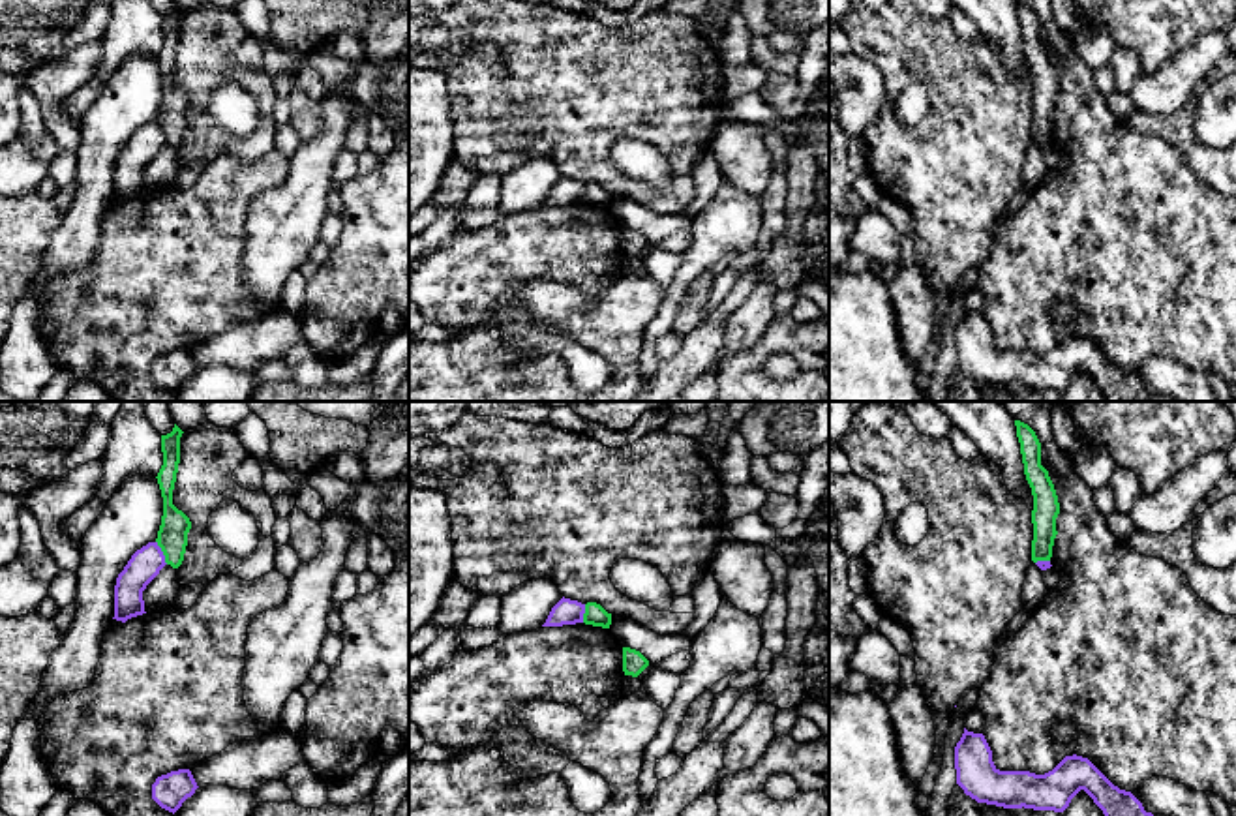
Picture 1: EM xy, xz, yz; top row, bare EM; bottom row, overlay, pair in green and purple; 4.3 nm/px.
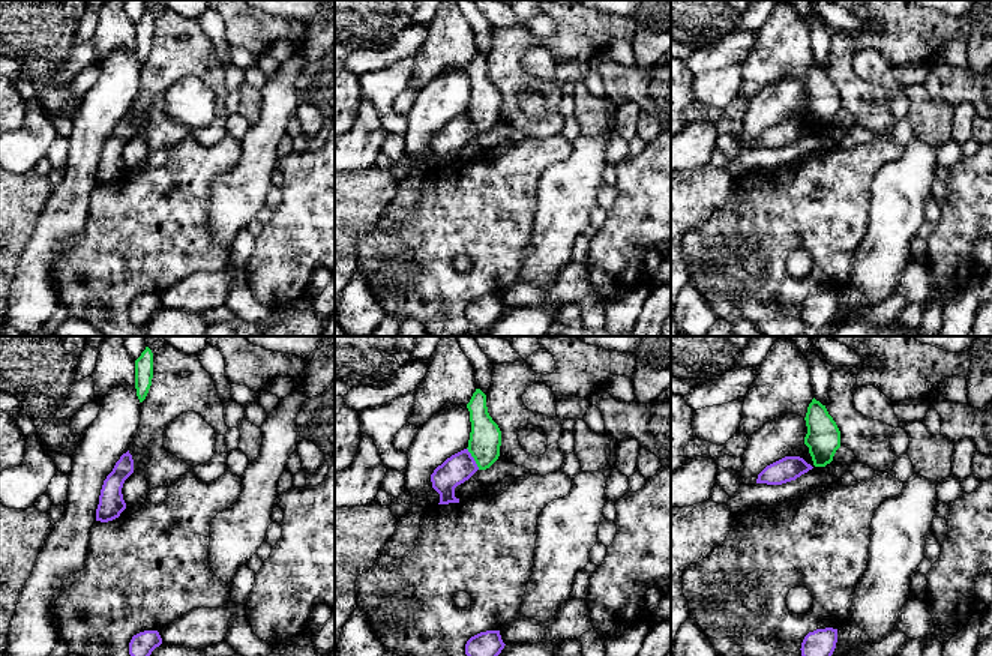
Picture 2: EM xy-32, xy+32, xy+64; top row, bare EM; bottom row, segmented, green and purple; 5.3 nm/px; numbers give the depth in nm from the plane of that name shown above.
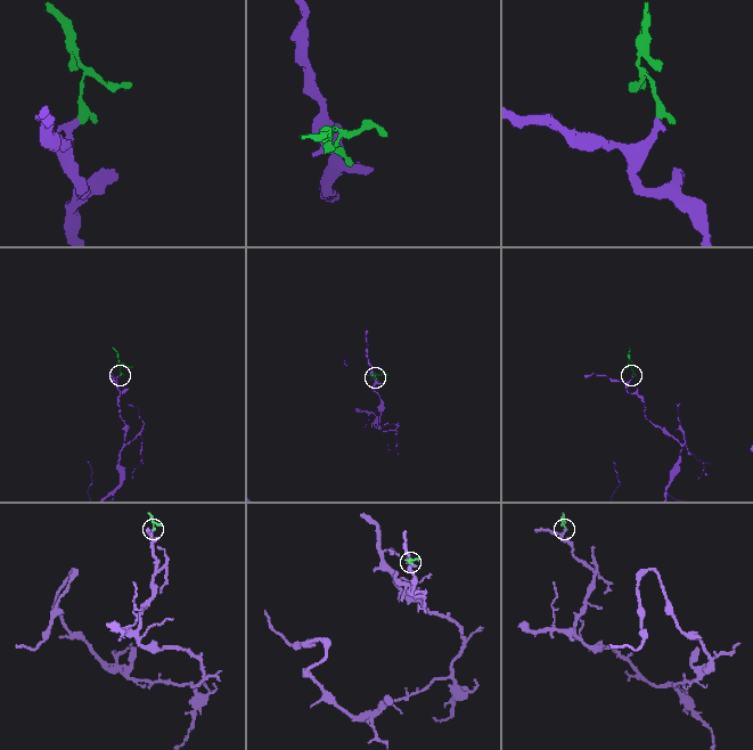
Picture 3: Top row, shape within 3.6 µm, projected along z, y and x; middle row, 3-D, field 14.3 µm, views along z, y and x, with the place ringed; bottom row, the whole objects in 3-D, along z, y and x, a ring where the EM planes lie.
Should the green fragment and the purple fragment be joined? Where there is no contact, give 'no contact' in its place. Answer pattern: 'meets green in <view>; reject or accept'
meets green in xy; reject

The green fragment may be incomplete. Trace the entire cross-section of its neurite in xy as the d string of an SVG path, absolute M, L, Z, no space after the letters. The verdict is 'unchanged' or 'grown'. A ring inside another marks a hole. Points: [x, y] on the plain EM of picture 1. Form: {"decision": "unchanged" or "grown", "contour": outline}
{"decision": "unchanged", "contour": "M174 4L171 13L161 15L163 45L156 56L163 77L163 96L156 122L165 135L165 143L173 148L178 148L184 141L188 113L191 109L189 98L173 84L182 13L184 11Z"}

